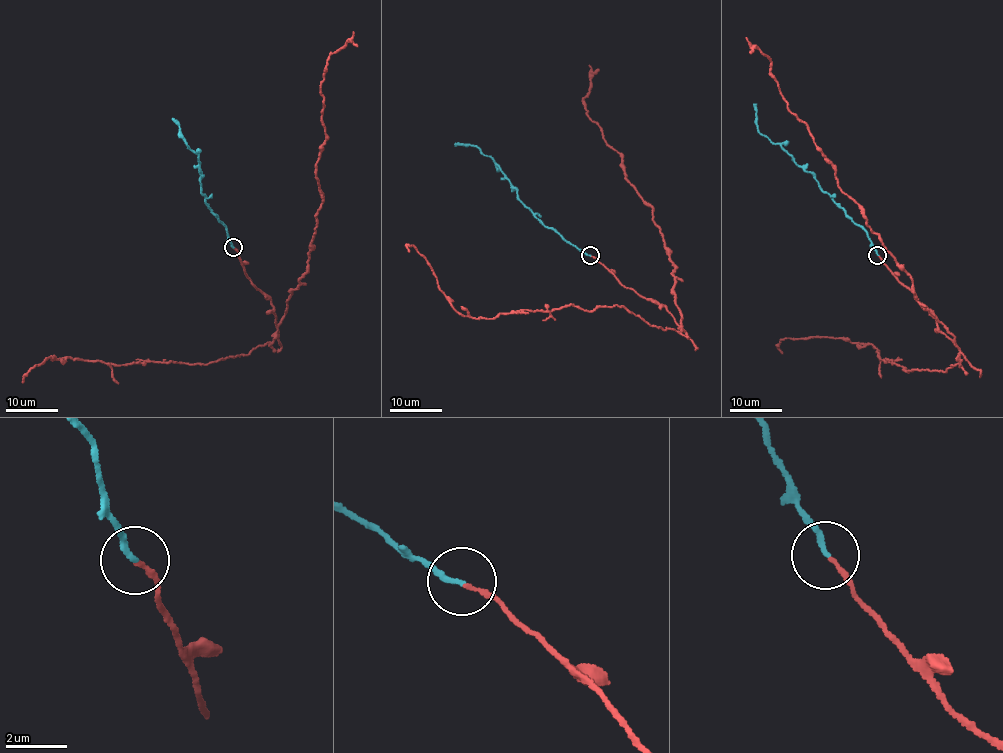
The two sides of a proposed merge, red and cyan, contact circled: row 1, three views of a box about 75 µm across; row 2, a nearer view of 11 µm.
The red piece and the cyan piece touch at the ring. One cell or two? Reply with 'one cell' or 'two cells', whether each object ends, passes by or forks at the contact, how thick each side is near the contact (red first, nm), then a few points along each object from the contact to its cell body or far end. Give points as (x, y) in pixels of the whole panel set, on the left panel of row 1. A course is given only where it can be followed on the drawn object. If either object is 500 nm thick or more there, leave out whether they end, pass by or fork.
two cells | red ends | cyan ends | 140/190 nm | red via (233, 248), (277, 325), (307, 271), (322, 203), (321, 82), (329, 56), (353, 31) | cyan via (233, 247), (225, 227), (201, 193), (203, 176), (199, 171), (199, 156), (186, 143), (180, 126), (172, 119)

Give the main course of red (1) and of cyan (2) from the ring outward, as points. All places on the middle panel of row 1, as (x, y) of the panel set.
1: (590, 255), (625, 287), (664, 305), (680, 325), (675, 267), (653, 209), (586, 113), (589, 65)
2: (589, 255), (536, 218), (519, 199), (517, 189), (499, 166), (475, 146), (454, 145)

